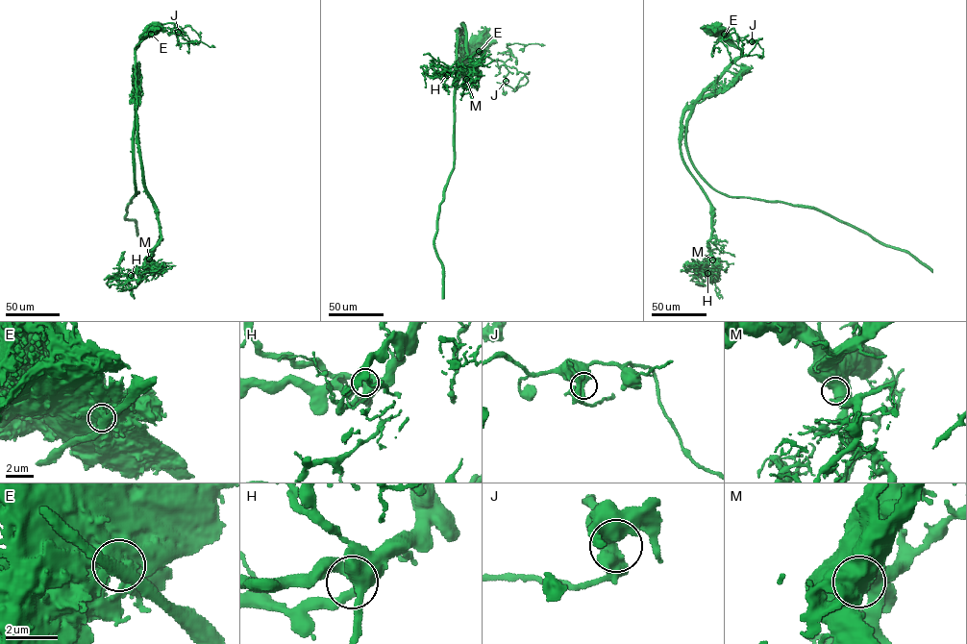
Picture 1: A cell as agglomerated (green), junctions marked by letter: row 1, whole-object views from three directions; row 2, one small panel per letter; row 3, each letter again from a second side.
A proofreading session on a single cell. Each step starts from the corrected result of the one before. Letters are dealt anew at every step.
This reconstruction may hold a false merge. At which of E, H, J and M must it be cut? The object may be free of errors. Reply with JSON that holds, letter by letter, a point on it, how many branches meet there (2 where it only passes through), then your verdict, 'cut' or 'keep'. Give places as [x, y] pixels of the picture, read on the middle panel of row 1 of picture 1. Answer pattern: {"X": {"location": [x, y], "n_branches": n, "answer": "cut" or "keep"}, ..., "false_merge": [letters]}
{"E": {"location": [479, 51], "n_branches": 3, "answer": "cut"}, "H": {"location": [447, 75], "n_branches": 4, "answer": "keep"}, "J": {"location": [506, 81], "n_branches": 3, "answer": "keep"}, "M": {"location": [466, 79], "n_branches": 3, "answer": "keep"}, "false_merge": ["E"]}

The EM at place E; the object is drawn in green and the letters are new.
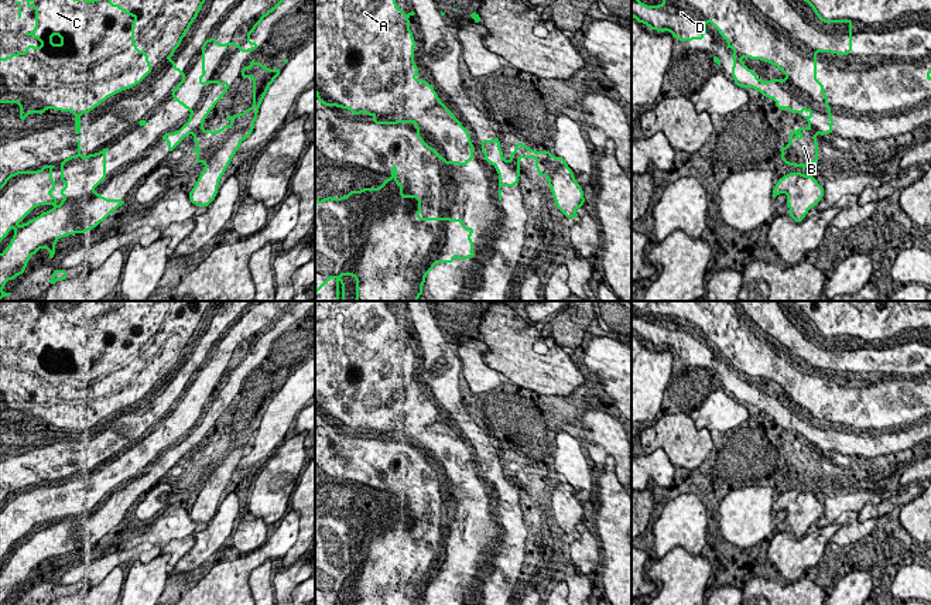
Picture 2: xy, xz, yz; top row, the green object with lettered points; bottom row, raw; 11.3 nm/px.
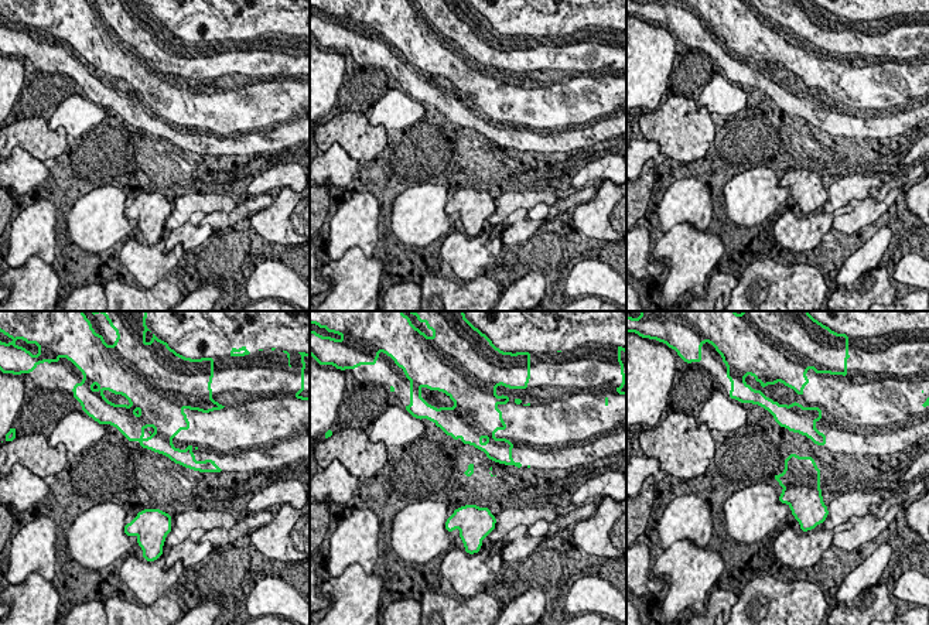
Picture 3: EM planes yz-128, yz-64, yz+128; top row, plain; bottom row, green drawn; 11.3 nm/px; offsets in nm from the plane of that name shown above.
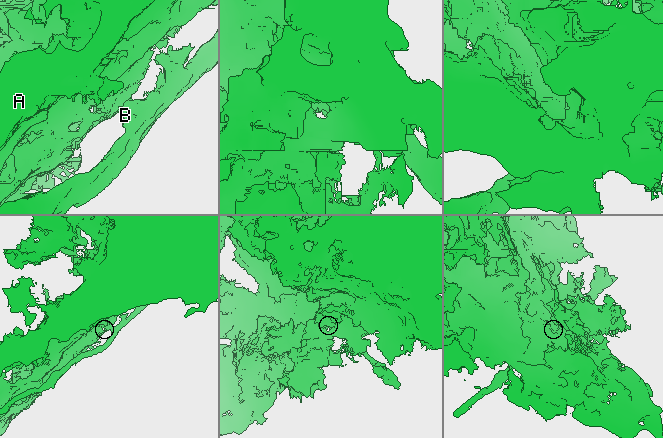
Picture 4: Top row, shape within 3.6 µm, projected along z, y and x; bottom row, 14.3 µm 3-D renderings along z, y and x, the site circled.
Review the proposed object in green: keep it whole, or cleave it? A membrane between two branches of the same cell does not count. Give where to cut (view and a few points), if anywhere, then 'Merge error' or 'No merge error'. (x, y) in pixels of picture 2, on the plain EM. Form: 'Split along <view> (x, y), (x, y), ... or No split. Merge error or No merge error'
Split along yz (810, 443), (822, 451). Merge error

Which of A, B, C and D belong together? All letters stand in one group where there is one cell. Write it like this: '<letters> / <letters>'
A C D / B

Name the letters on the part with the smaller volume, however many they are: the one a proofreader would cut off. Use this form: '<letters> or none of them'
B

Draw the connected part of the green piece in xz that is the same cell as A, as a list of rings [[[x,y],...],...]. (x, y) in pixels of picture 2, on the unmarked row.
[[[315,301],[315,410],[318,417],[324,423],[336,423],[350,427],[355,433],[367,430],[373,433],[374,441],[397,441],[413,438],[417,444],[417,454],[428,465],[432,466],[437,475],[442,475],[444,481],[459,481],[465,483],[473,476],[473,461],[470,458],[469,448],[462,442],[458,434],[441,418],[434,404],[422,397],[417,396],[418,384],[414,380],[414,363],[415,358],[410,346],[410,332],[415,332],[415,328],[405,331],[397,324],[396,315],[401,311],[400,301]]]

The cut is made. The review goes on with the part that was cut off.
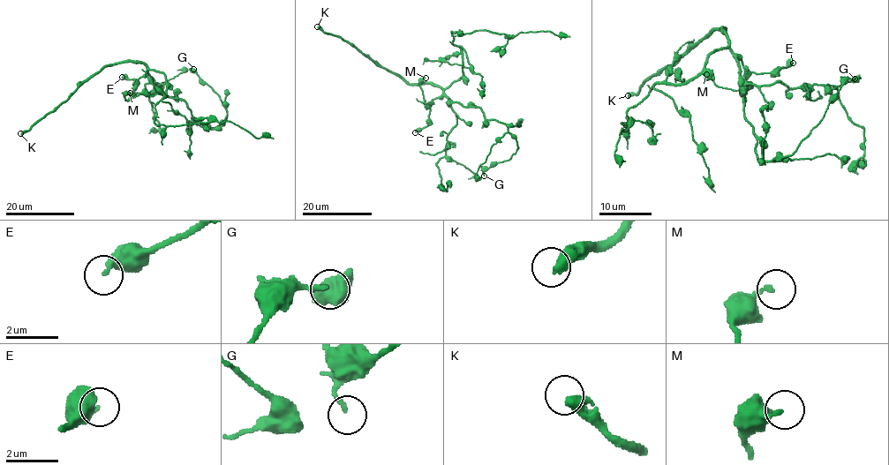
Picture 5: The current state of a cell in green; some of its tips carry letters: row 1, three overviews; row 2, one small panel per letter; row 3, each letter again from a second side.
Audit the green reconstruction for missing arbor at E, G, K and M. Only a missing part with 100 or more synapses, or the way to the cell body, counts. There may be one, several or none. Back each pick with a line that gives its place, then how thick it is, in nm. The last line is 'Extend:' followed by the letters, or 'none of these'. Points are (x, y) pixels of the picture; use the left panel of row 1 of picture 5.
K: Place: (20, 133). Thickness 460 nm
Extend: K

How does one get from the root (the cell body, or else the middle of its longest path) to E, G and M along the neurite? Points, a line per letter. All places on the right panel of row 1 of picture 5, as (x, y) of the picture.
E: (716, 50), (727, 48), (749, 71), (757, 73), (771, 73), (793, 63)
G: (716, 50), (727, 48), (739, 66), (744, 117), (757, 138), (758, 159), (790, 154), (836, 93), (855, 78)
M: (716, 50), (727, 48), (742, 61), (746, 86), (742, 90), (719, 87), (706, 74)

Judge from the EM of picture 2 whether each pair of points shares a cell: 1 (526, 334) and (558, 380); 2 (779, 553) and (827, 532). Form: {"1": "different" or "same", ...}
{"1": "same", "2": "same"}

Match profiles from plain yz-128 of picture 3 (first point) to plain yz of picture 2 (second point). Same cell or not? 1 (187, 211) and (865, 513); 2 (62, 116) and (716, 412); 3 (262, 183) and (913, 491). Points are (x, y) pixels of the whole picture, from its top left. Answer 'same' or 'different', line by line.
1: different
2: same
3: different

